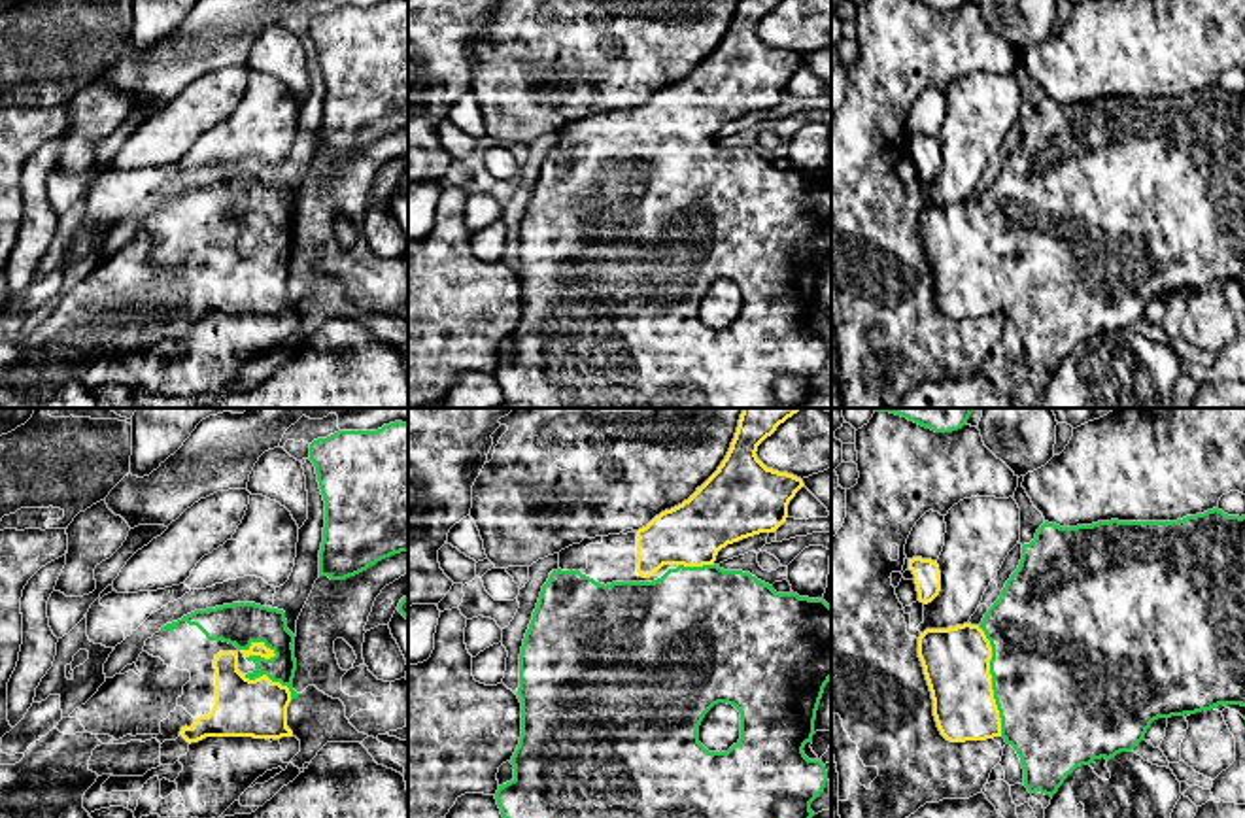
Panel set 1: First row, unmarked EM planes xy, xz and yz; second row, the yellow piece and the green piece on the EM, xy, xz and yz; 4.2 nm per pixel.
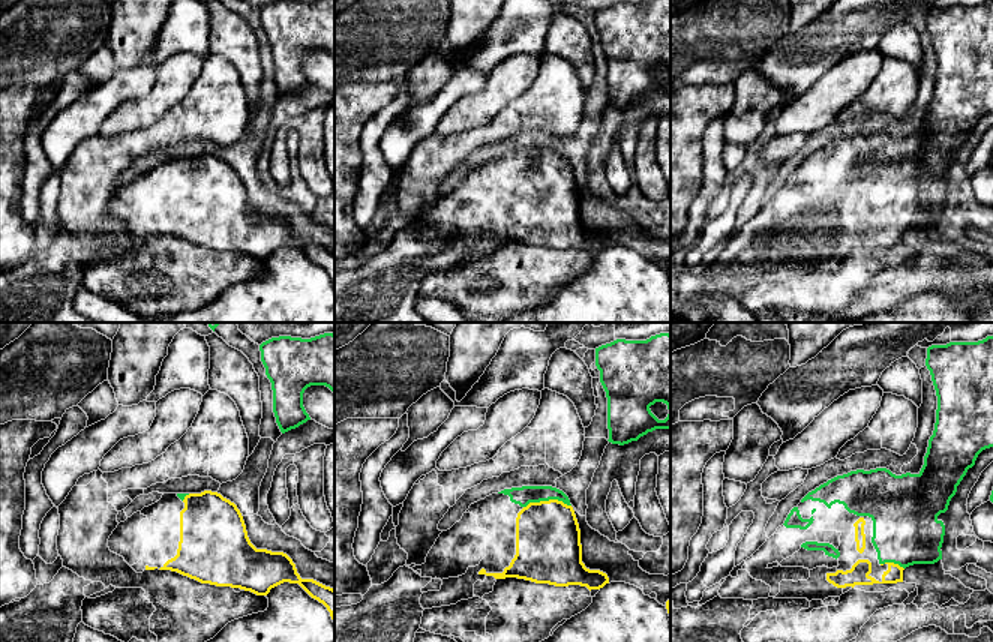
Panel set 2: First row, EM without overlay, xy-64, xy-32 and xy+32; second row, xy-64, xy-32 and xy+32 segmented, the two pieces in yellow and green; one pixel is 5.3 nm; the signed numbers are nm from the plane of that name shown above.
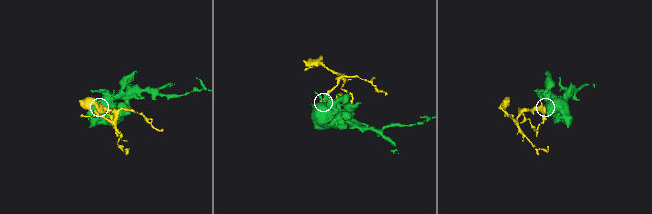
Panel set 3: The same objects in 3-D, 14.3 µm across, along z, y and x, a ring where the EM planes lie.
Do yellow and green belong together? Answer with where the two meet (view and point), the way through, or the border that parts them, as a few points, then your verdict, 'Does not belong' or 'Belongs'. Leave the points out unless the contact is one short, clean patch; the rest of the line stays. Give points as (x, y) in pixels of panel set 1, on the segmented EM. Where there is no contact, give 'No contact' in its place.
Touches yellow at yz (990, 681). Belongs

